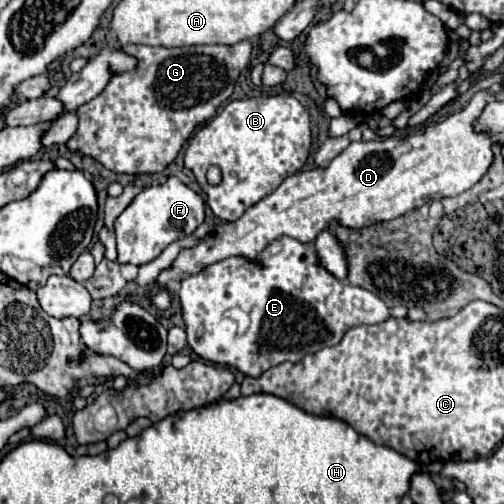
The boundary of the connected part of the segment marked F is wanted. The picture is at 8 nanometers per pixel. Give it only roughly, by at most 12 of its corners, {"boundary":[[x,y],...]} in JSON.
{"boundary":[[178,177],[146,187],[114,223],[118,263],[146,265],[204,223]]}

